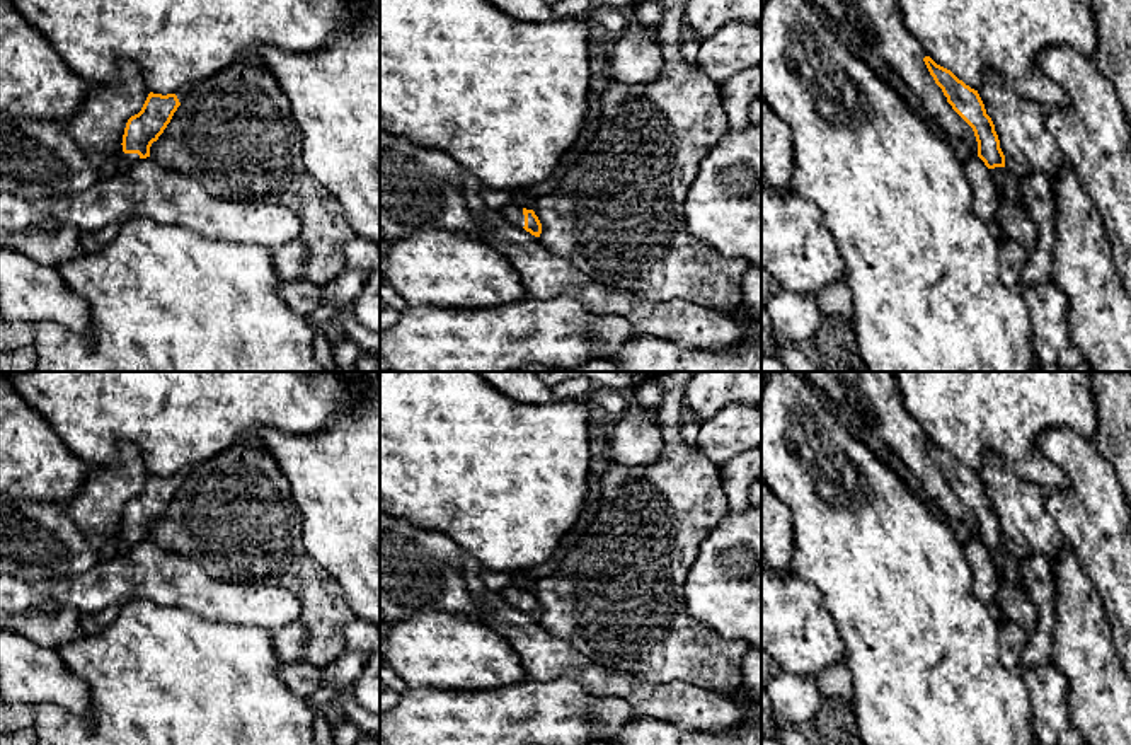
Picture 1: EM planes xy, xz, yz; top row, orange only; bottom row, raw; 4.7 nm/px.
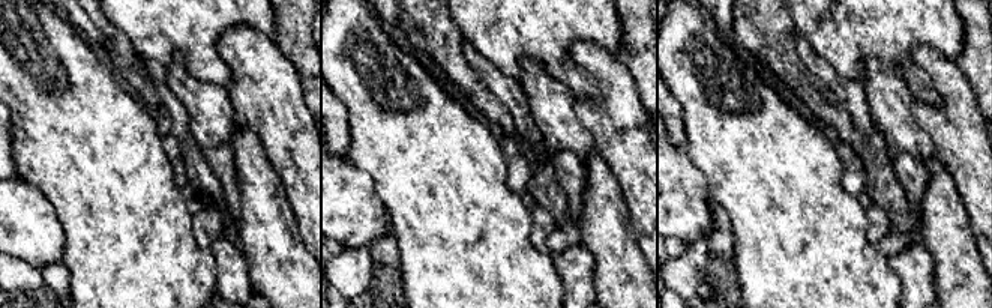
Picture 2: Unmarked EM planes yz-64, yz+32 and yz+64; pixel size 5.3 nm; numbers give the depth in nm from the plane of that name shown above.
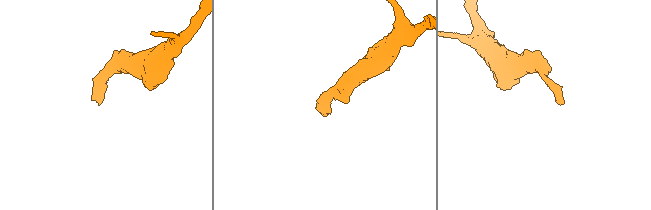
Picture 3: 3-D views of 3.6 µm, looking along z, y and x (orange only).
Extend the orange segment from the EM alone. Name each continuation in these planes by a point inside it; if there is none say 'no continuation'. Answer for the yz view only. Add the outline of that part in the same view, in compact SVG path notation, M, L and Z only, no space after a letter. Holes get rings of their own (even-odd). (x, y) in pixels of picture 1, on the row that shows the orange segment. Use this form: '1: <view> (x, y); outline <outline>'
1: yz (1005, 186); outline M995 167L990 169L990 174L995 181L996 194L1002 201L1013 201L1019 198L1019 188L1013 177L1010 176L1010 170L1007 167Z

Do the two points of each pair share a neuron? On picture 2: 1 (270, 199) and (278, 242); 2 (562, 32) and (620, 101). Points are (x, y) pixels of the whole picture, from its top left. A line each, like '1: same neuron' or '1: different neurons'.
1: same neuron
2: different neurons

